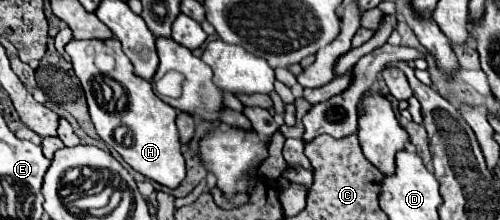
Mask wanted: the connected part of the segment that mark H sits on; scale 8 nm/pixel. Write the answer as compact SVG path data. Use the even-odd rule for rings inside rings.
M115 37L111 39L73 39L65 45L65 51L71 57L75 75L81 81L81 87L87 97L89 105L89 115L93 119L97 135L111 147L115 149L135 171L143 173L147 179L157 181L169 189L175 189L183 177L185 177L185 159L181 155L181 143L175 127L175 117L177 109L161 101L153 89L151 83L139 75L135 75L135 69L131 61L125 57L121 51L121 45ZM99 55L109 55L113 57L115 65L111 71L101 73L97 67L97 57ZM117 127L127 127L131 133L131 141L117 141L115 139L115 129Z

